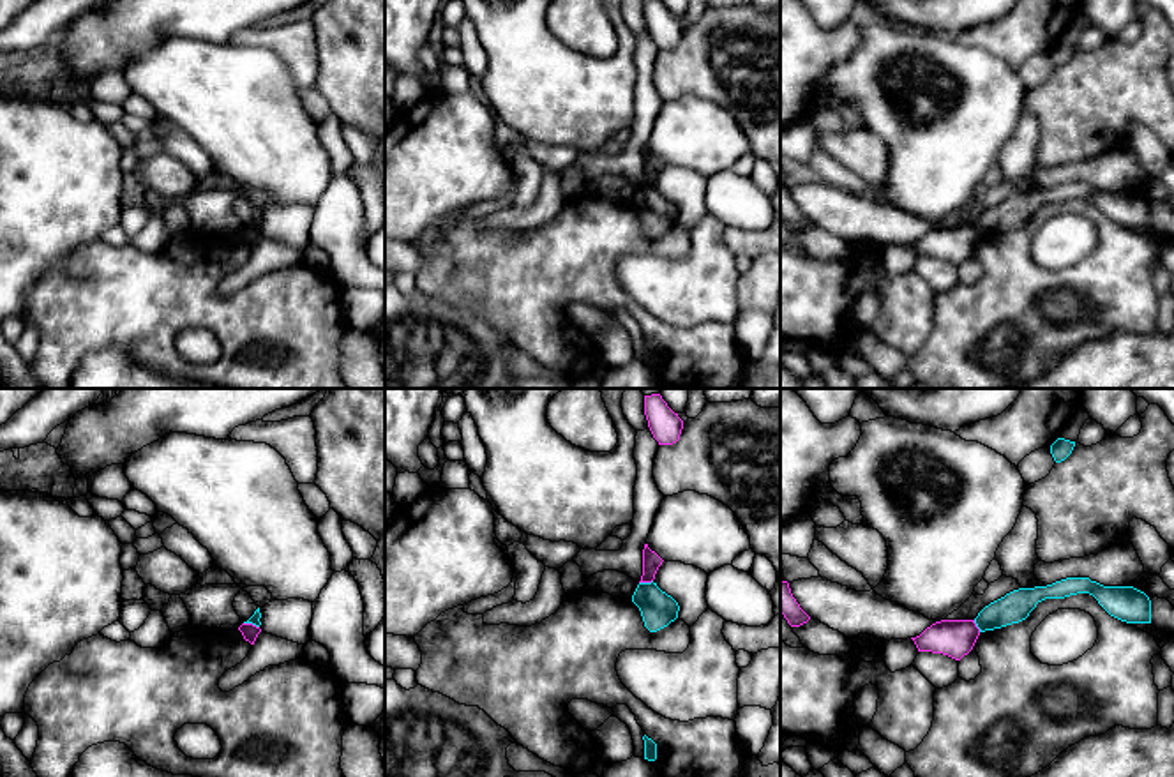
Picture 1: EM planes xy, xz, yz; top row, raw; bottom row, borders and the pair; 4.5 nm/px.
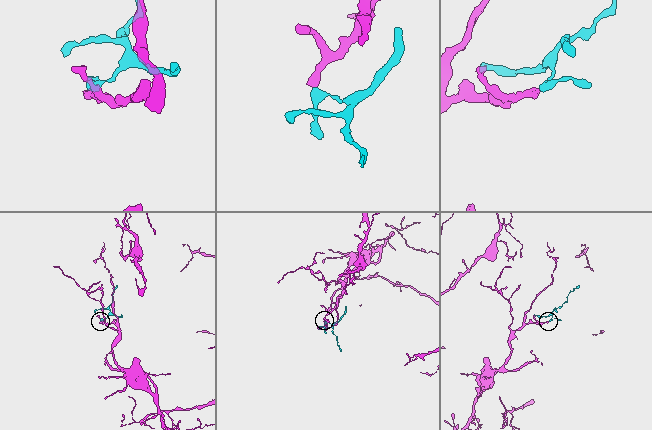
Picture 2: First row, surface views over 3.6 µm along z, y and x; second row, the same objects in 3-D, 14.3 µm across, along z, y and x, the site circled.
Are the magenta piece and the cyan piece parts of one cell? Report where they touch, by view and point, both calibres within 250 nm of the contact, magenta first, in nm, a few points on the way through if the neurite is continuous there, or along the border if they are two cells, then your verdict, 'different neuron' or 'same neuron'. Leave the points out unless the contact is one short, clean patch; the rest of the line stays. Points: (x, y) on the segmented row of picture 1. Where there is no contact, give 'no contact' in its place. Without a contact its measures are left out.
contact xz (645, 581); calibres 80 and 160 nm; border xz (652, 580), (639, 583); different neuron

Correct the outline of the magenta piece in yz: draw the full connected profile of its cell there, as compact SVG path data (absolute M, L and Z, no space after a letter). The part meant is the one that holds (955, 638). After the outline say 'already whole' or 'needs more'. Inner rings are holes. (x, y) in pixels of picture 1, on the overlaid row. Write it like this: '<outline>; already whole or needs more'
M941 620L911 639L918 652L943 653L960 660L973 650L978 636L980 629L975 620Z; already whole

